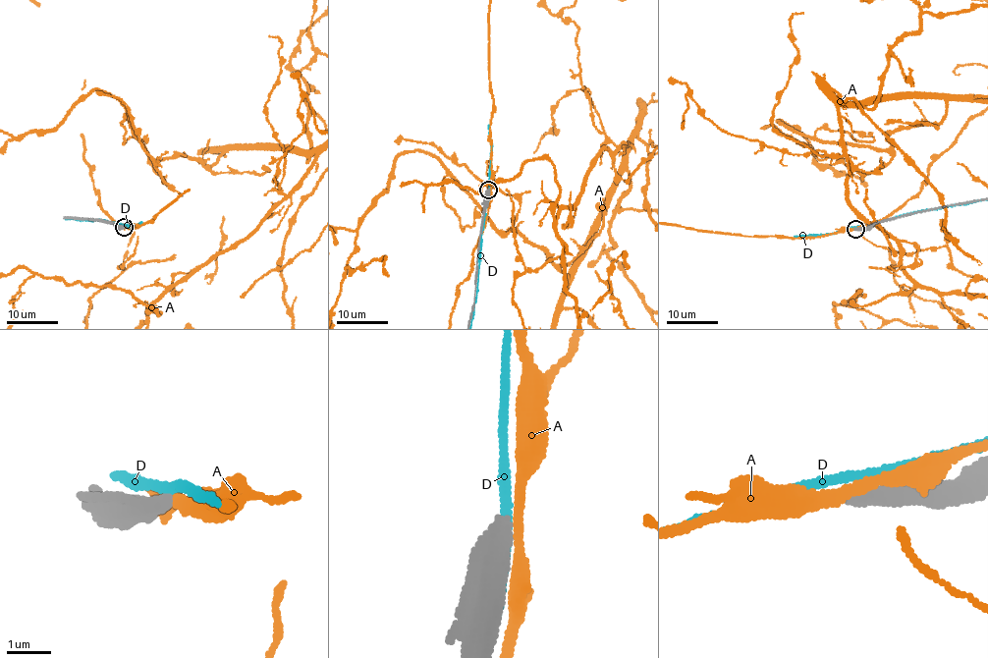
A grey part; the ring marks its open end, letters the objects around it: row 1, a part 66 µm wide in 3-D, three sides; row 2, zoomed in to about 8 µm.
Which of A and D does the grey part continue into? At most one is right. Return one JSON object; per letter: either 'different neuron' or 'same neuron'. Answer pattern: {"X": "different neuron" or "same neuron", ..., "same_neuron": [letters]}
{"A": "different neuron", "D": "different neuron", "same_neuron": []}

